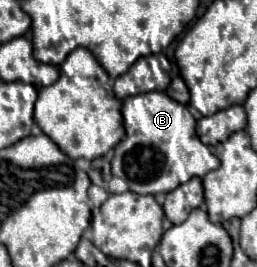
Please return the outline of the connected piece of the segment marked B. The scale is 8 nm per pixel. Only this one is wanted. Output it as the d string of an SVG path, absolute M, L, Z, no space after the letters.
M146 92L126 98L122 118L126 136L114 148L112 174L126 180L128 188L136 194L172 192L182 182L194 176L202 178L220 166L216 164L216 156L196 136L196 120L188 108L164 92Z

